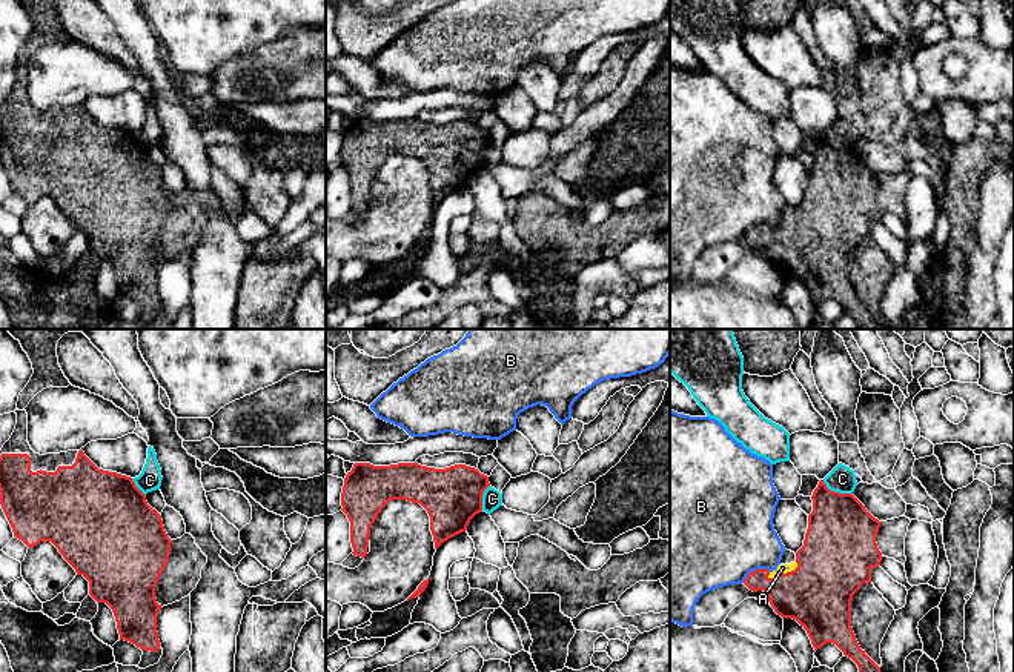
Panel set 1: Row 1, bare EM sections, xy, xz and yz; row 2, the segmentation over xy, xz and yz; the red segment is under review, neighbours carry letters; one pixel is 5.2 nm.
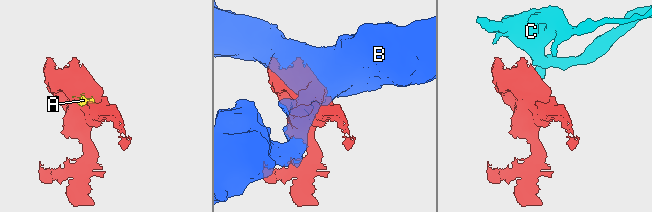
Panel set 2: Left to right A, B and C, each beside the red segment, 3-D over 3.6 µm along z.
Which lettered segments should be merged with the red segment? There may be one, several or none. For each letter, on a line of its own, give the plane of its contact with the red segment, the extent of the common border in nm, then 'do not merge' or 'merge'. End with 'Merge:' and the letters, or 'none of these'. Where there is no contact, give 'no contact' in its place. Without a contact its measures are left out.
A: yz | 180 nm | merge
B: yz | 160 nm | do not merge
C: yz | 180 nm | do not merge
Merge: A

